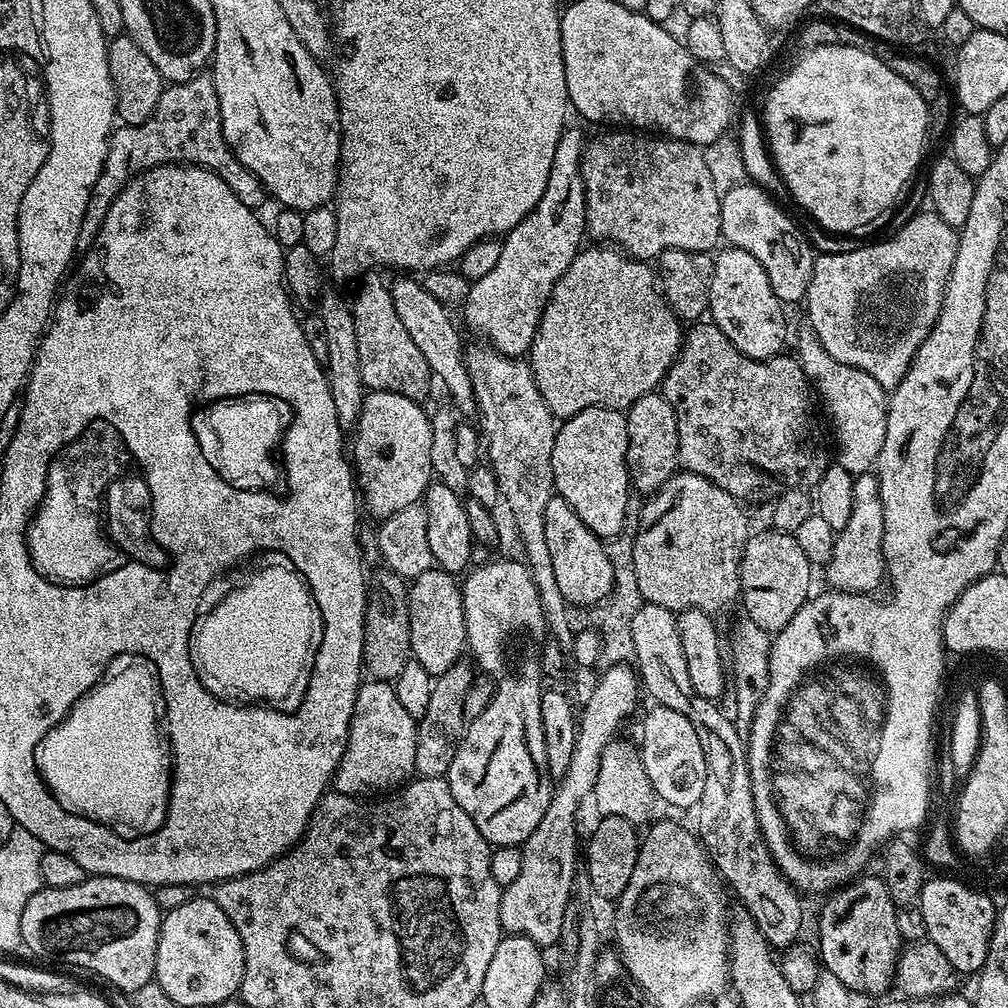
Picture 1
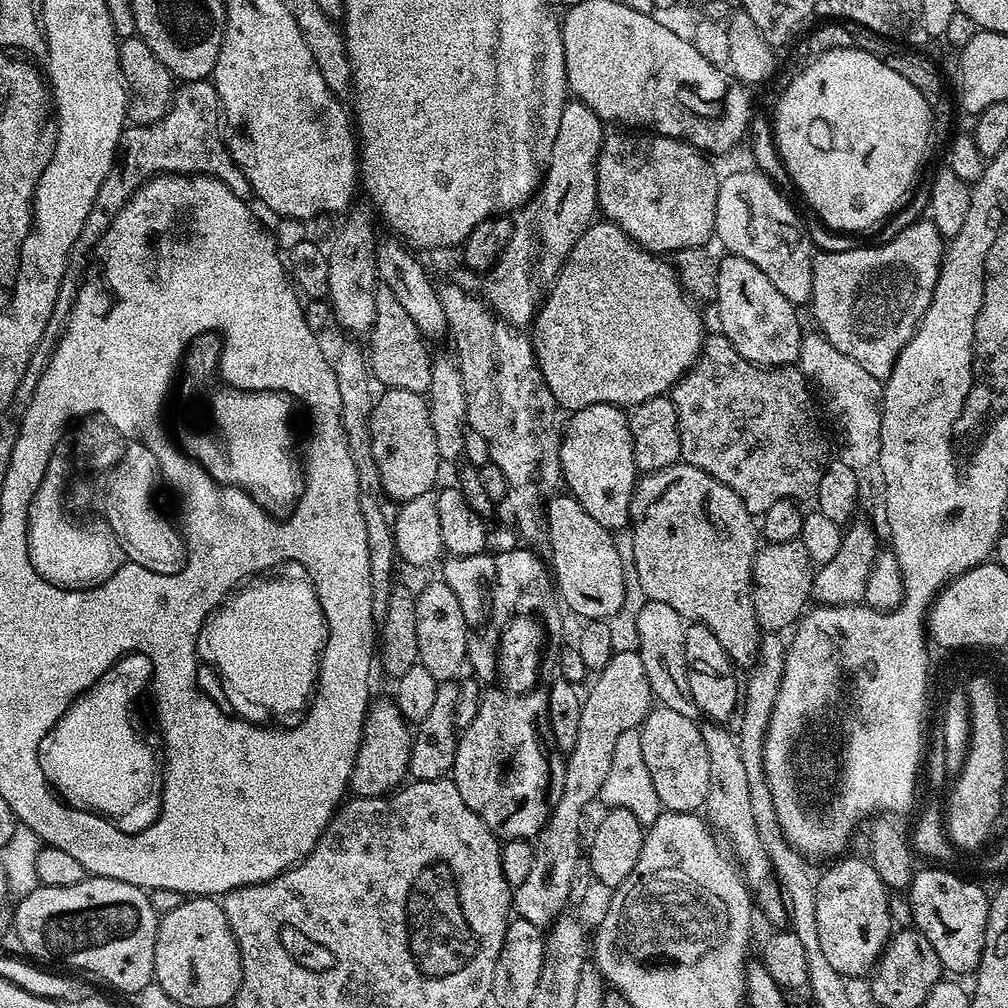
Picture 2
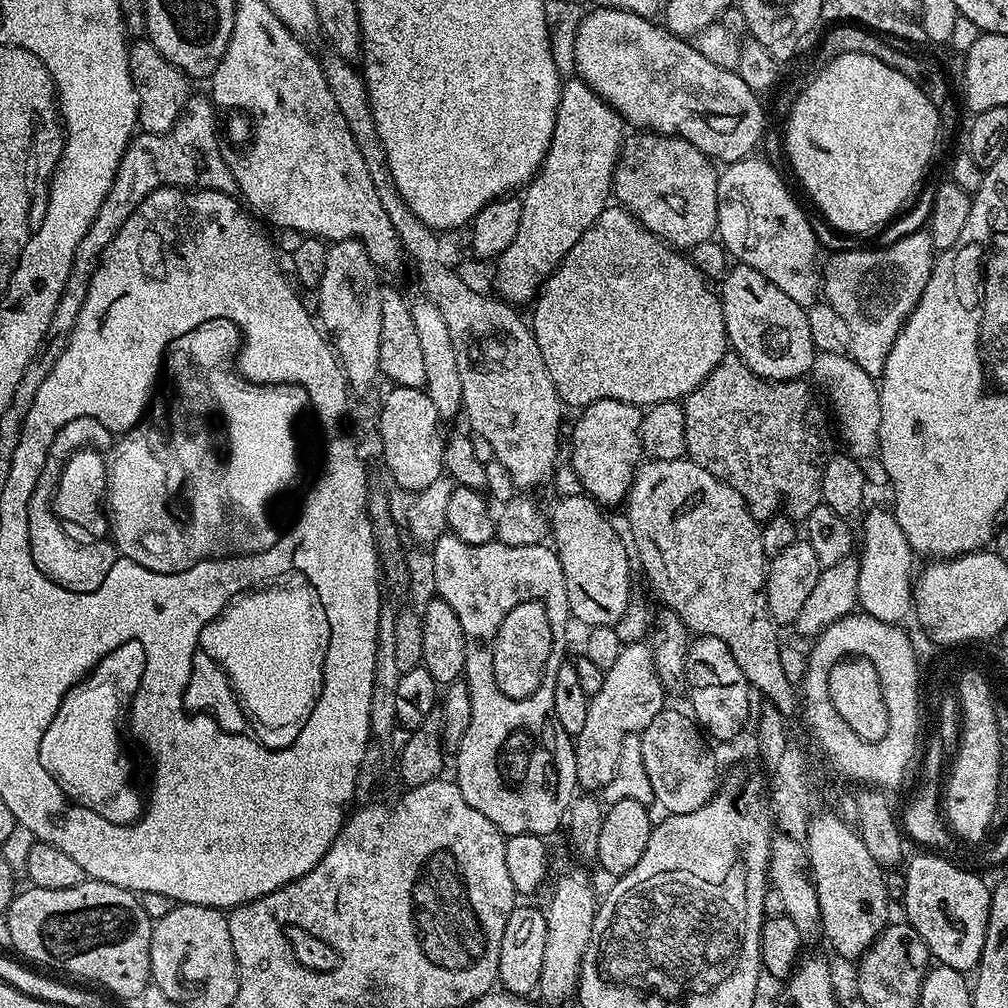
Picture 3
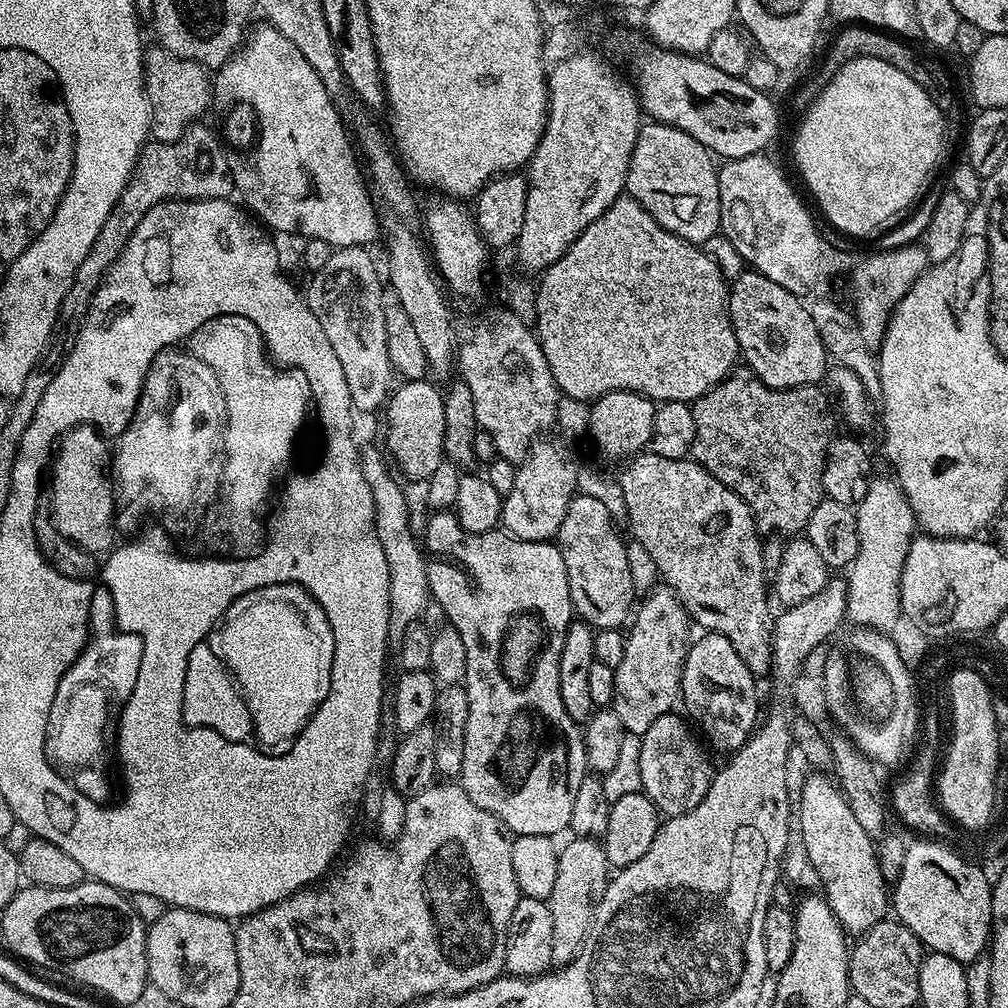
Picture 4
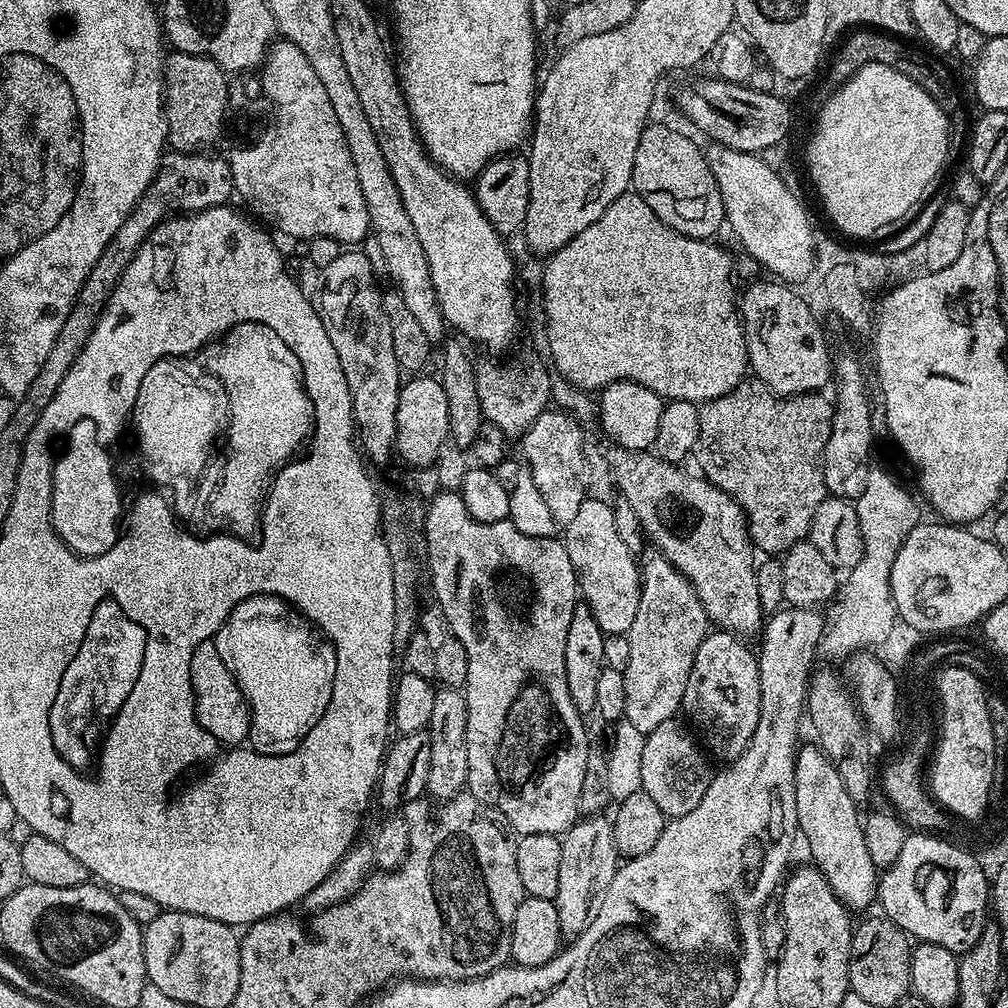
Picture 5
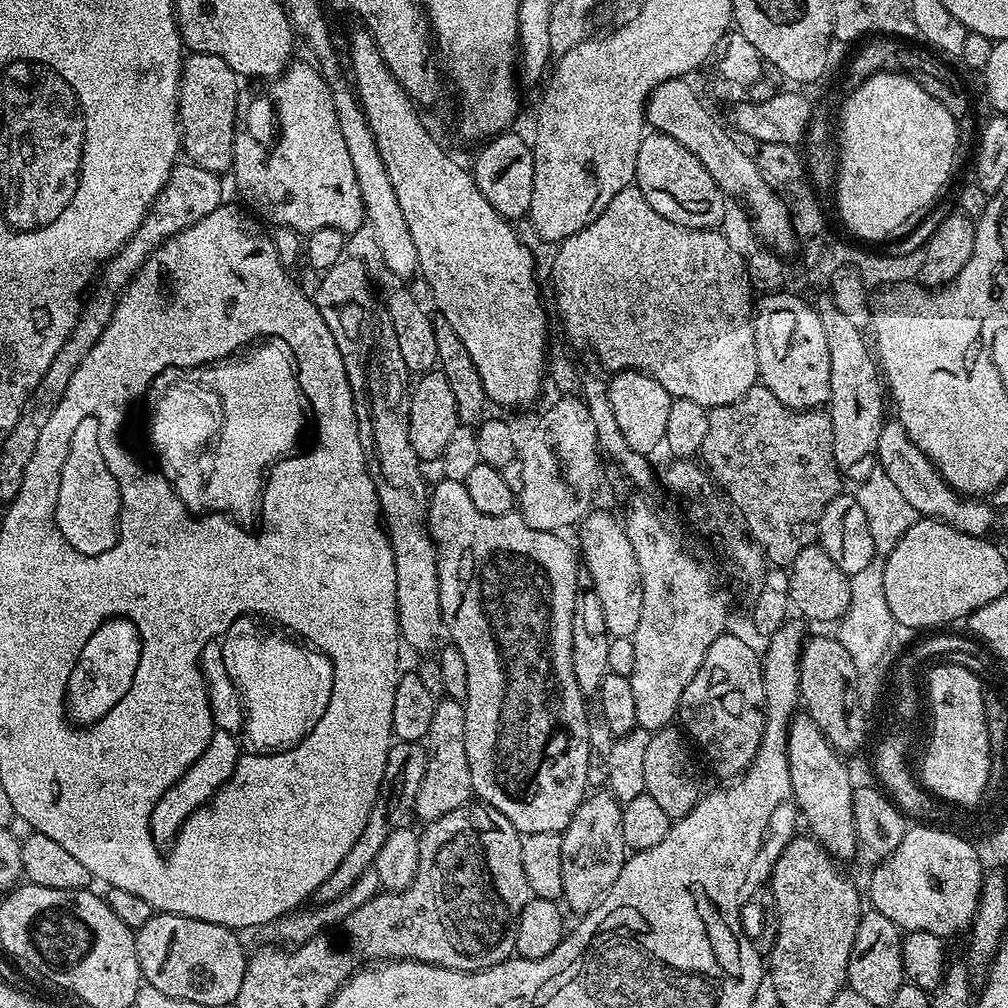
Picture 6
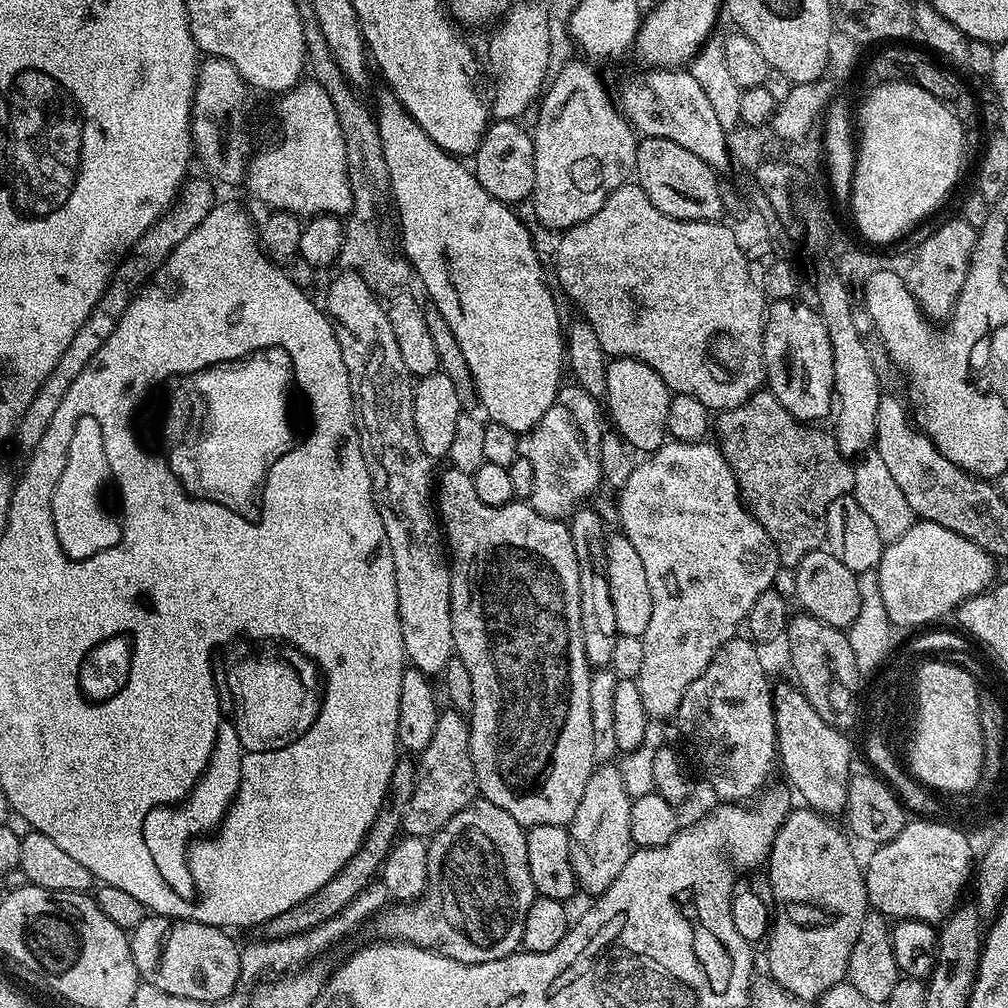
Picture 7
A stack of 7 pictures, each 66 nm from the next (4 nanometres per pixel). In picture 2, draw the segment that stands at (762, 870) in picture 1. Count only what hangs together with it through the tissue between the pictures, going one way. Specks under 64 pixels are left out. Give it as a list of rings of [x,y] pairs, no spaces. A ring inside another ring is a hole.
[[[705,721],[701,726],[702,738],[708,750],[710,762],[710,788],[704,805],[704,816],[707,823],[717,832],[722,832],[730,840],[731,851],[737,865],[744,873],[744,880],[752,894],[753,903],[757,911],[772,924],[771,927],[782,928],[789,921],[789,905],[783,895],[782,885],[779,883],[769,854],[756,829],[752,806],[750,804],[750,790],[748,775],[738,741],[725,729],[725,725]]]

